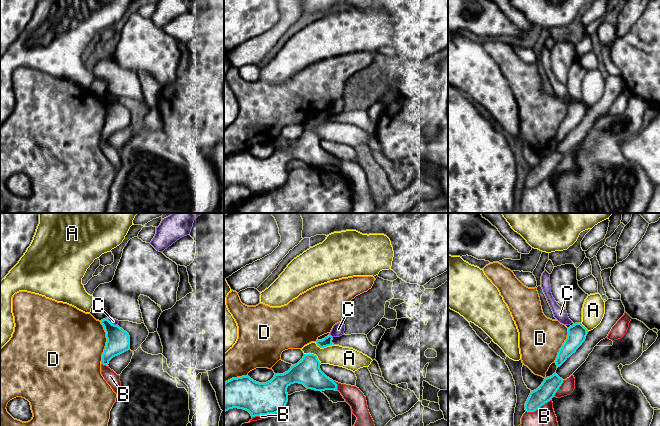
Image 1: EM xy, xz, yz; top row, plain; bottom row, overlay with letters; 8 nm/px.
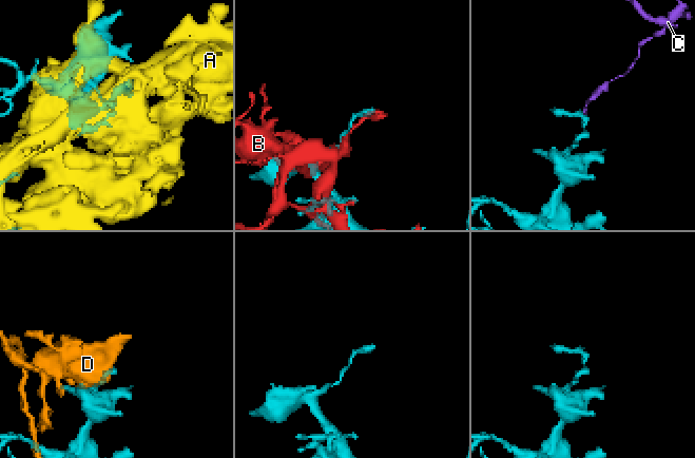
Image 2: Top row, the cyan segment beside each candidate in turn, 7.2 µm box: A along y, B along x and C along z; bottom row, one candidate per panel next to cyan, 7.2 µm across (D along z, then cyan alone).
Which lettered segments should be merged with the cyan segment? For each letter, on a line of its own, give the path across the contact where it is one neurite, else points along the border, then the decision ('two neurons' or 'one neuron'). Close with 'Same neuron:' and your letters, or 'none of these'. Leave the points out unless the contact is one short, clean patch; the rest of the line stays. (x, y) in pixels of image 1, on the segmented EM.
A: two neurons
B: two neurons
C: border xz (330, 334), (332, 337); two neurons
D: two neurons
Same neuron: none of these

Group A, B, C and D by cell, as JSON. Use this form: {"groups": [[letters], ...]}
{"groups": [["A"], ["B"], ["C"], ["D"]]}

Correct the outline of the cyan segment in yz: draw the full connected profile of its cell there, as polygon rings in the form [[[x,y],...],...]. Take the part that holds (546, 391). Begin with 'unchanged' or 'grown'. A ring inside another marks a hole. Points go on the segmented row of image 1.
unchanged | [[[556,373],[545,378],[542,384],[536,390],[531,391],[525,403],[525,410],[527,412],[534,412],[542,405],[550,401],[554,397],[563,381],[564,380]]]

